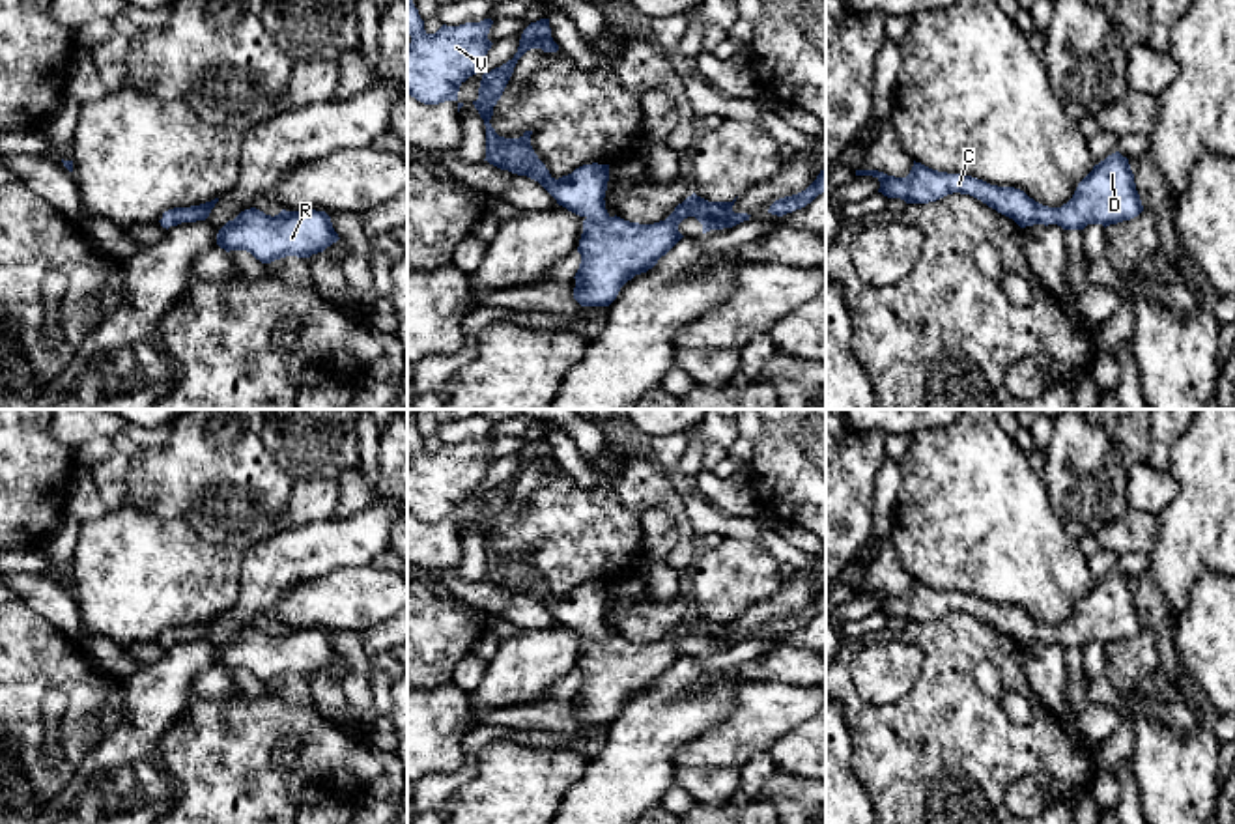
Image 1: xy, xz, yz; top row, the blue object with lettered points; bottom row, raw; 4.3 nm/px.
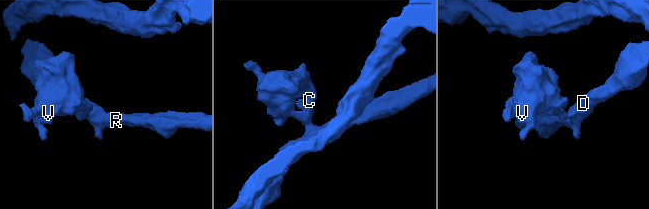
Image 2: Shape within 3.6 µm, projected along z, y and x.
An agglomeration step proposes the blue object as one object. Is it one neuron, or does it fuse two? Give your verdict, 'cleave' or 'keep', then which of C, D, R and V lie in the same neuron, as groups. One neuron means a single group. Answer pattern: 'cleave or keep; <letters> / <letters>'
keep; C D R V

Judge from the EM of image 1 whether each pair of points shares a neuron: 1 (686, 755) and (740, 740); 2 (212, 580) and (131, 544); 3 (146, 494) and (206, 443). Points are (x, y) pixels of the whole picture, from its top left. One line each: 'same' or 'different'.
1: same
2: same
3: same

